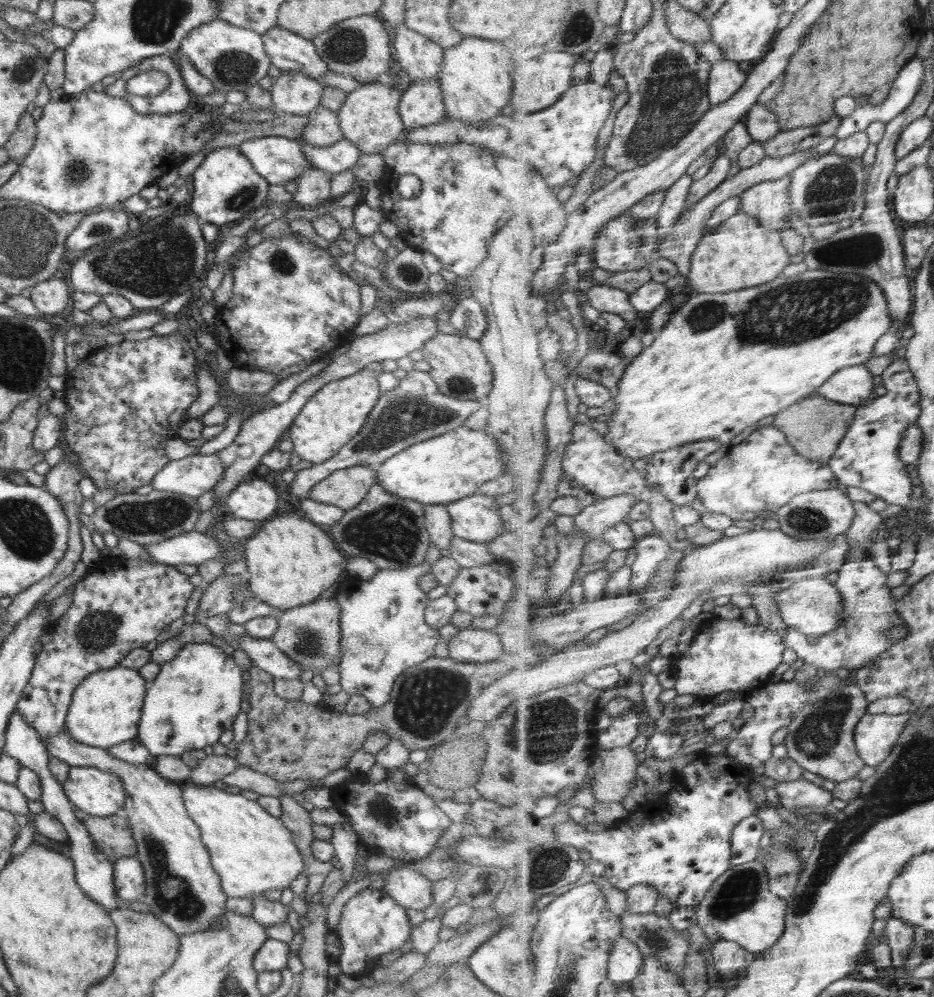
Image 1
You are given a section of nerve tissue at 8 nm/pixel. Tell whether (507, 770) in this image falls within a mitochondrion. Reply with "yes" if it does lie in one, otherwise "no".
yes

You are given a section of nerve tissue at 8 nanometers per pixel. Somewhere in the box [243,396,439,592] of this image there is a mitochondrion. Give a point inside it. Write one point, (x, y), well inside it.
(389, 532)

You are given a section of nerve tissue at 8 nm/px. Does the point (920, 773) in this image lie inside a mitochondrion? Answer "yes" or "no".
yes

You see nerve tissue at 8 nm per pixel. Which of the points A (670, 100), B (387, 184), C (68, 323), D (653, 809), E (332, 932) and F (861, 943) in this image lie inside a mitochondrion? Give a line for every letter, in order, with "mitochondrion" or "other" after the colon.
A: mitochondrion
B: other
C: other
D: other
E: other
F: other

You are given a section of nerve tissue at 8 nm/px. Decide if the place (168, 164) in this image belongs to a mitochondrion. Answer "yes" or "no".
no

